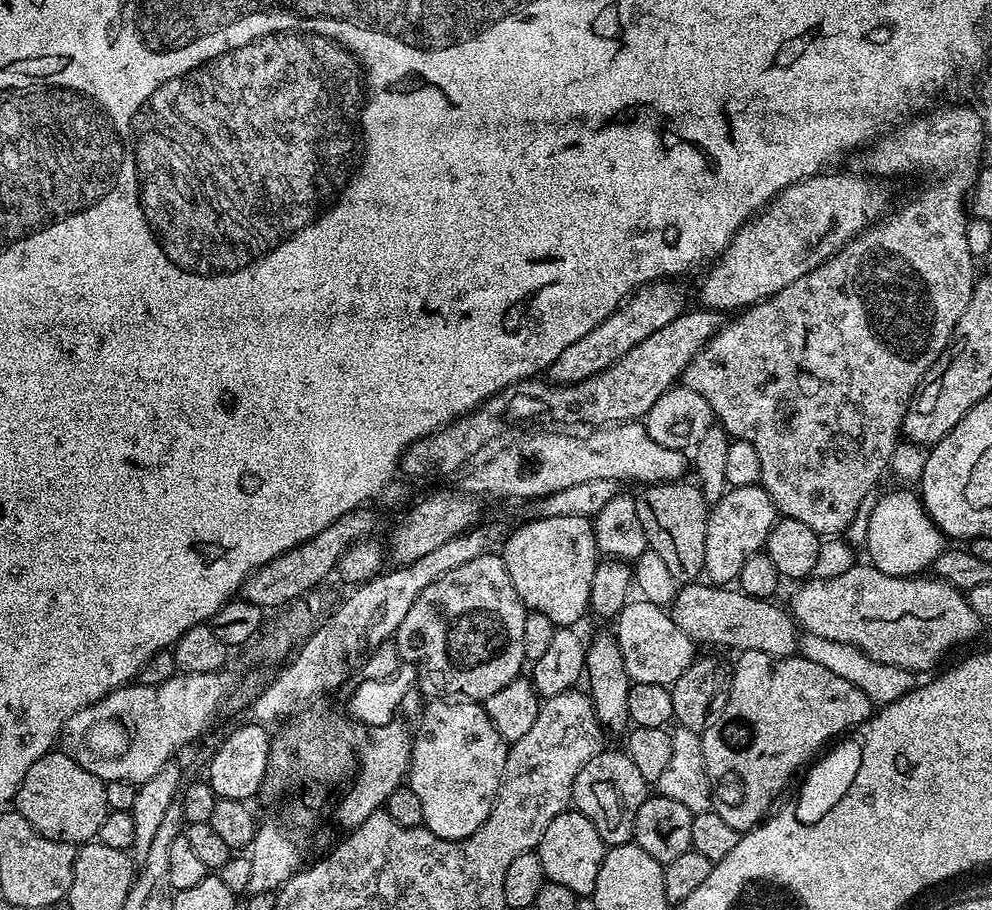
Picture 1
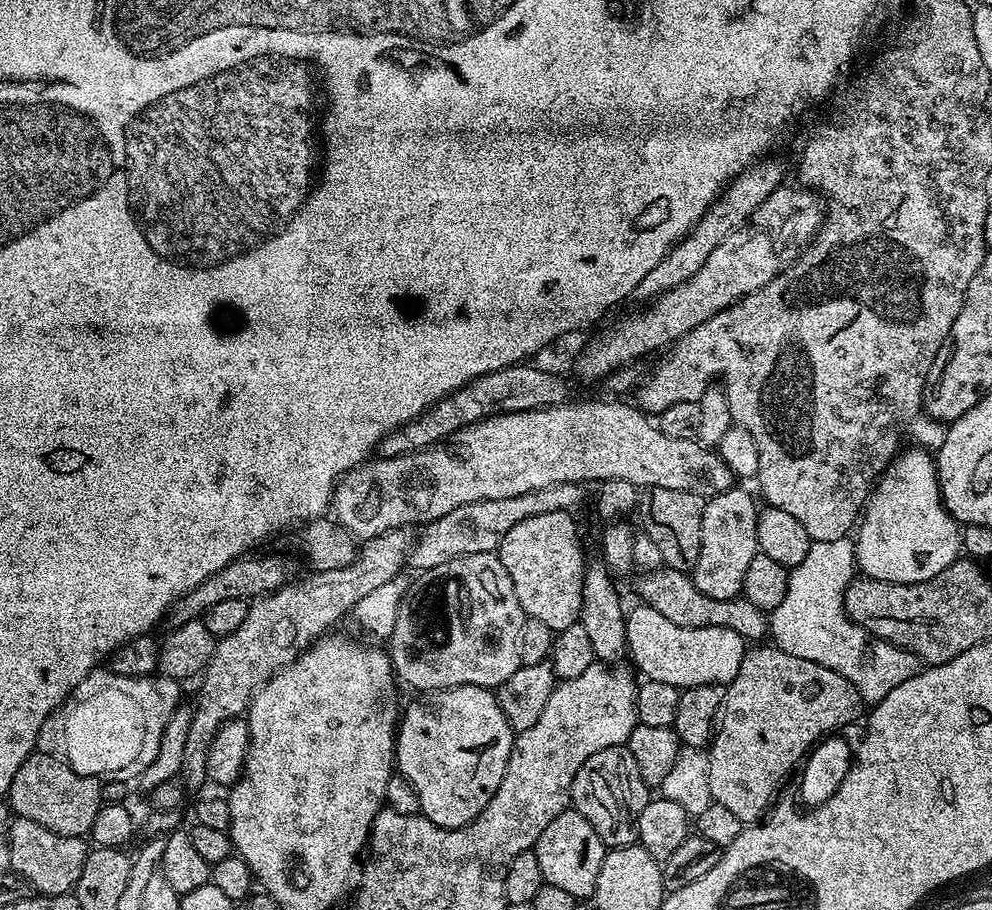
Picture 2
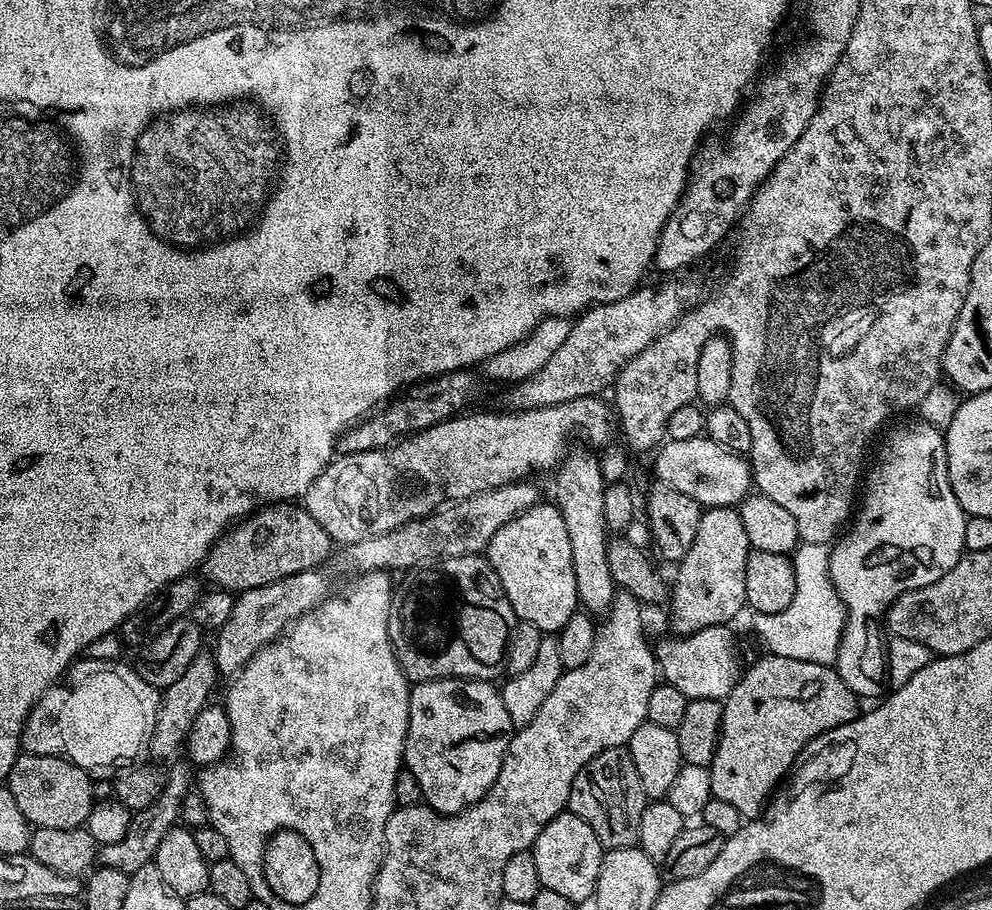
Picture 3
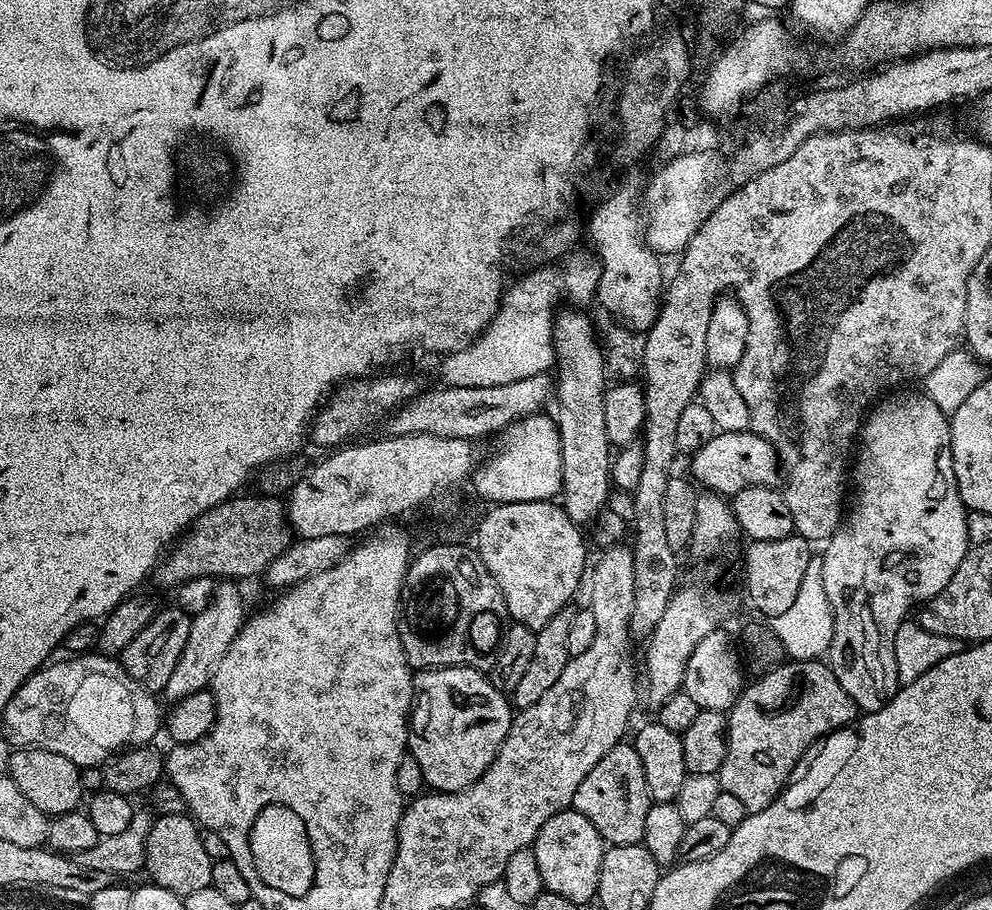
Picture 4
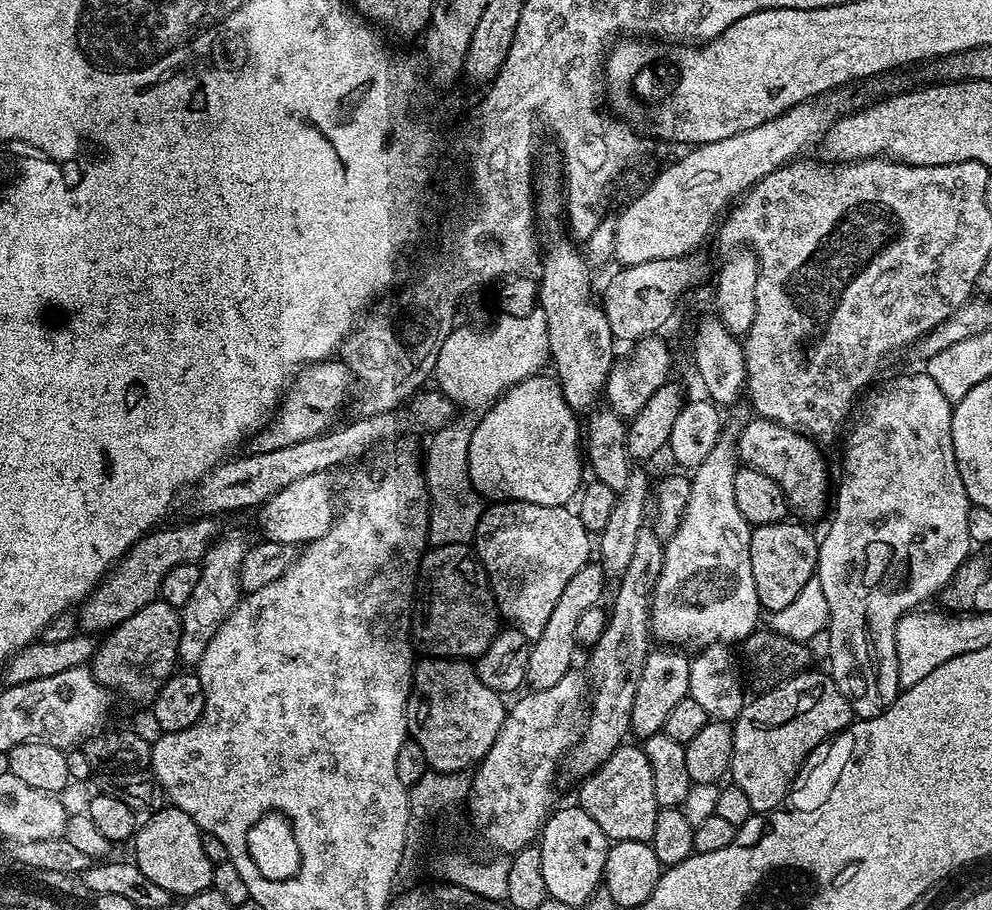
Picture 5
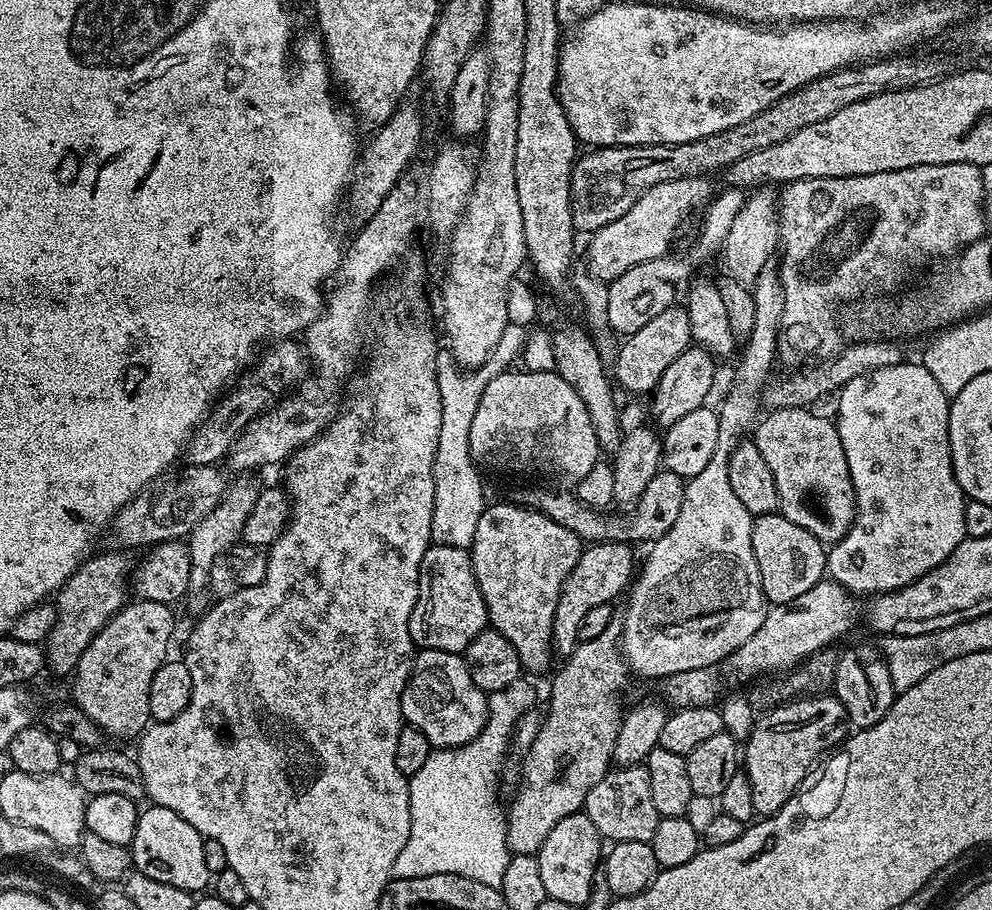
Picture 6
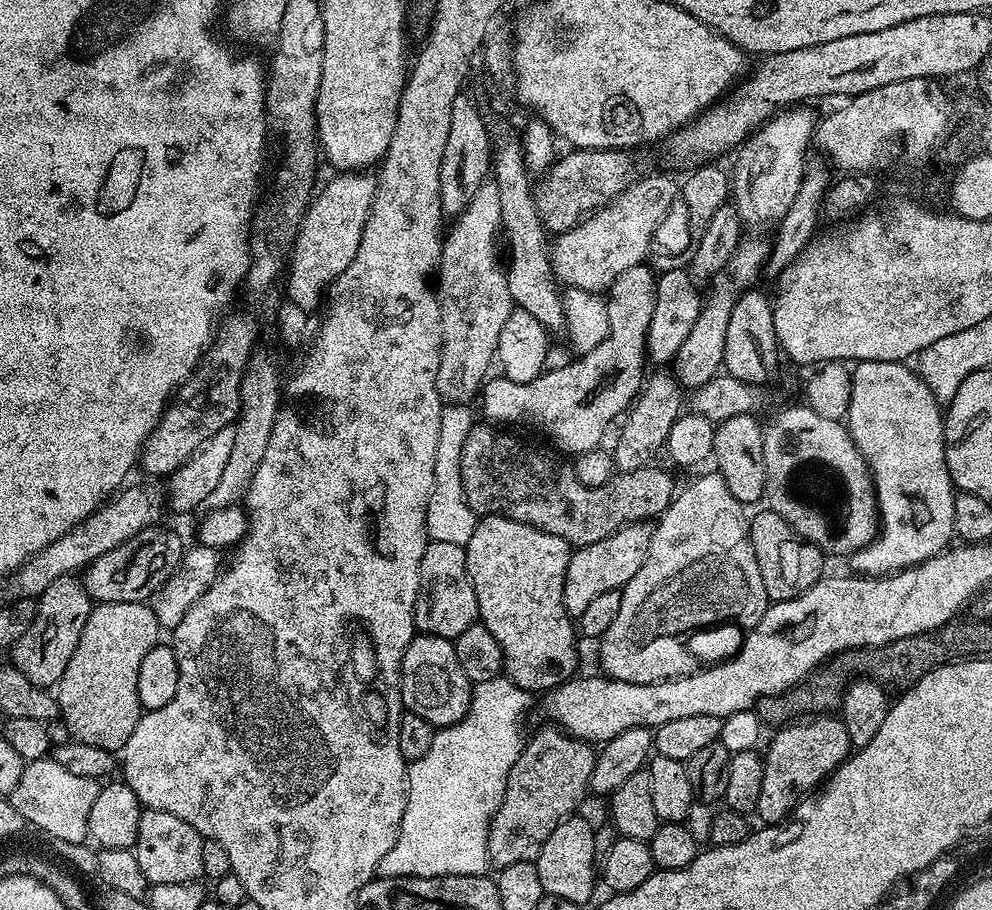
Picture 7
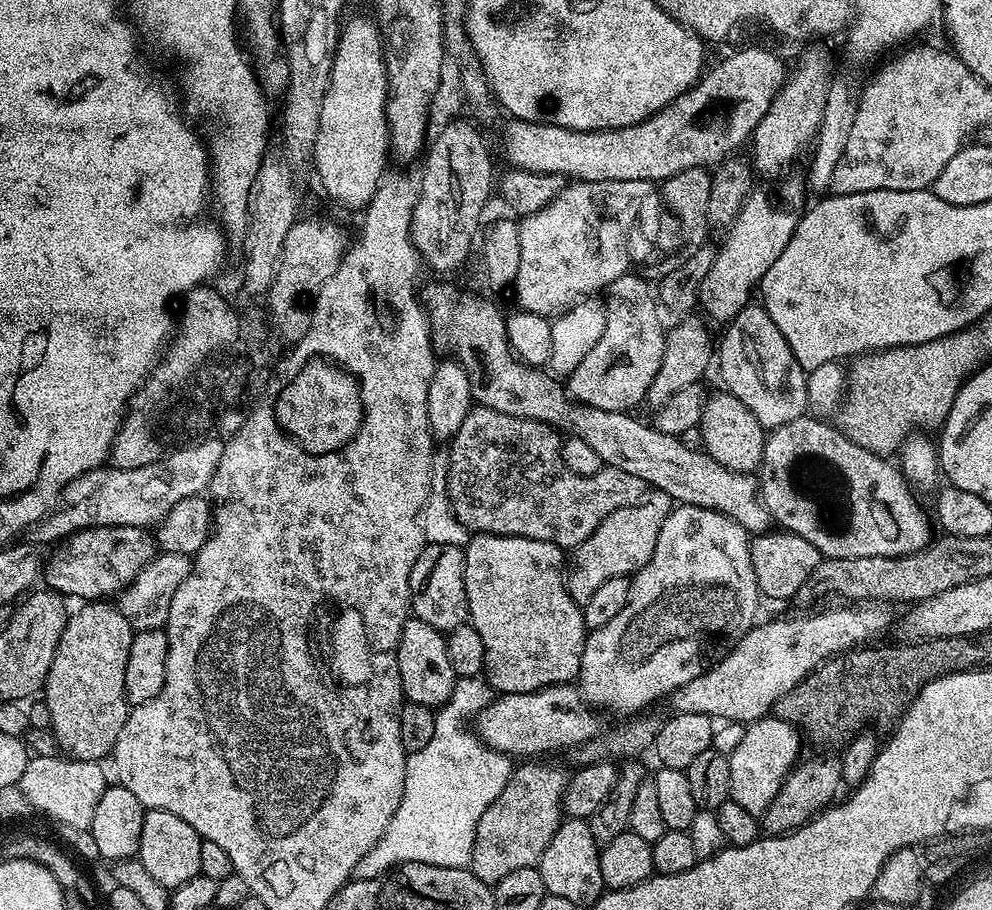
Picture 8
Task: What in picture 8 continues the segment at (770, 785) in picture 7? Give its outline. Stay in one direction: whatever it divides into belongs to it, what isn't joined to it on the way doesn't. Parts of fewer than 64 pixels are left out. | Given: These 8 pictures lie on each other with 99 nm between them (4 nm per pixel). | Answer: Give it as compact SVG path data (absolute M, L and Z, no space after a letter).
M839 755L801 759L782 782L778 794L774 794L764 815L759 817L763 835L785 836L788 832L796 831L807 820L813 820L819 812L829 807L837 799L836 791L839 788L842 788L842 766Z

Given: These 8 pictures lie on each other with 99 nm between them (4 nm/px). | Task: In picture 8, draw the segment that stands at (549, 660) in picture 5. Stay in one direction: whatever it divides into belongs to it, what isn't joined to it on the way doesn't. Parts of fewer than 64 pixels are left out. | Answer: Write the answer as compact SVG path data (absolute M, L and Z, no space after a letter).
M655 490L649 491L644 499L634 506L626 506L622 510L614 510L578 547L571 549L570 563L566 568L566 583L570 598L578 605L590 602L594 590L602 586L602 582L610 582L610 578L619 576L631 577L640 571L646 562L650 562L650 554L654 554L654 546L658 543L658 533L662 530L662 522L672 512L674 501L665 494Z

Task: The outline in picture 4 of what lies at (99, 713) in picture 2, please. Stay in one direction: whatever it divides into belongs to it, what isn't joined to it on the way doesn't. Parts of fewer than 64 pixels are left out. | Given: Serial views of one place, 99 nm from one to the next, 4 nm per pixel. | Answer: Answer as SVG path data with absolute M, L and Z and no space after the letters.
M99 654L67 658L35 672L6 706L2 734L13 749L50 750L83 769L103 765L104 759L115 757L121 750L155 741L156 731L162 728L162 708L160 712L157 697L130 678L119 659Z

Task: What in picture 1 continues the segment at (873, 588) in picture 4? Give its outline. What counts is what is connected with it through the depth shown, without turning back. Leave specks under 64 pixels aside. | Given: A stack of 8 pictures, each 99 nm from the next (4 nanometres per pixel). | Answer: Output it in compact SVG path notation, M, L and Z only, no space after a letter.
M888 492L872 505L869 516L867 559L888 576L916 578L935 565L946 547L946 537L928 516L919 495L912 492Z

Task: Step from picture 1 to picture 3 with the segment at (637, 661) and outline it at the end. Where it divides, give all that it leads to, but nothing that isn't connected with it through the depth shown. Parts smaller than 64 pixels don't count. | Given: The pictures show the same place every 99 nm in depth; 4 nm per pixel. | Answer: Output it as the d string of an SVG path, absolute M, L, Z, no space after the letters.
M723 624L706 626L688 636L673 635L673 640L664 640L655 645L658 672L670 686L678 686L689 700L710 698L723 701L734 690L742 675L742 663L736 653L736 636L731 627Z

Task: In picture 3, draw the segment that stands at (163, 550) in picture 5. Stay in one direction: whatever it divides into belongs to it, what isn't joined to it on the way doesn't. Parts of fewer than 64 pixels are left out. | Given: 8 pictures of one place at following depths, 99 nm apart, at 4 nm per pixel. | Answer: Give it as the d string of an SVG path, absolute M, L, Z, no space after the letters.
M285 502L282 504L267 504L250 516L245 516L243 520L232 525L219 540L216 545L209 550L208 556L204 559L202 565L202 576L209 585L217 589L239 594L257 588L266 586L270 582L278 582L282 578L290 578L290 574L299 572L311 572L321 567L320 563L327 561L334 551L334 541L314 518L296 502Z

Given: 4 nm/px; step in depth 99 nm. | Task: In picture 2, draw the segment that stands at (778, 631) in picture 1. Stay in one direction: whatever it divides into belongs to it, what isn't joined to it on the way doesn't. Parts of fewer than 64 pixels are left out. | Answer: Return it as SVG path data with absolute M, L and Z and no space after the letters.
M673 568L657 571L641 571L636 580L636 592L643 603L648 604L658 614L670 618L678 626L726 626L726 630L738 630L738 634L744 636L745 641L760 642L765 639L770 628L770 620L765 612L758 606L743 598L734 600L719 600L710 598L710 594L702 594L698 586L692 581L691 575L679 572Z

